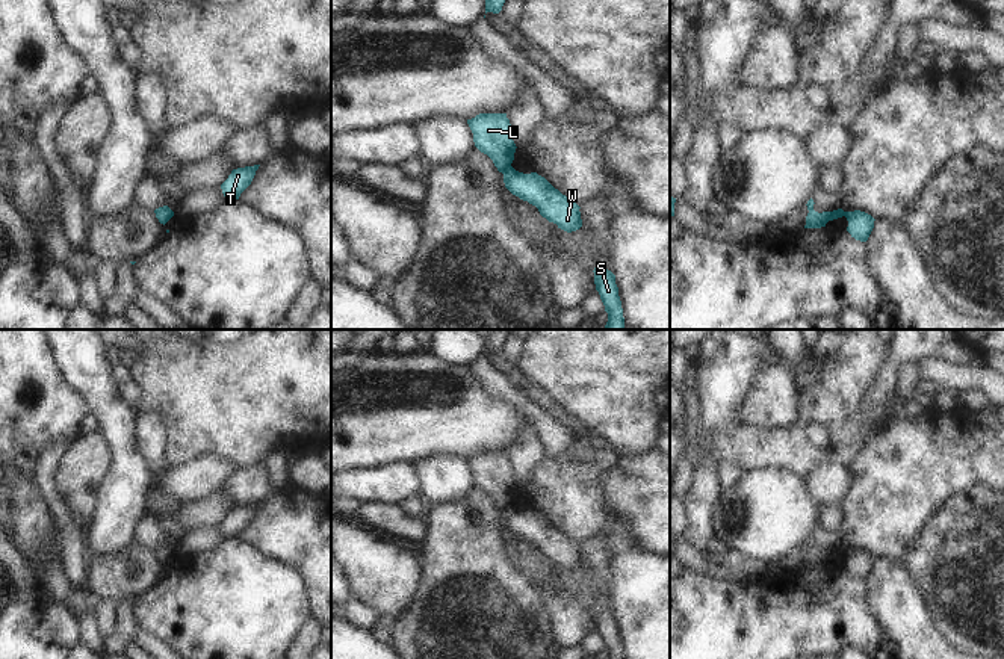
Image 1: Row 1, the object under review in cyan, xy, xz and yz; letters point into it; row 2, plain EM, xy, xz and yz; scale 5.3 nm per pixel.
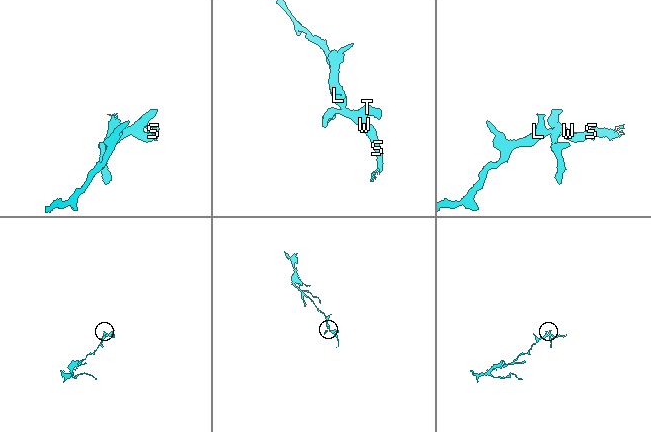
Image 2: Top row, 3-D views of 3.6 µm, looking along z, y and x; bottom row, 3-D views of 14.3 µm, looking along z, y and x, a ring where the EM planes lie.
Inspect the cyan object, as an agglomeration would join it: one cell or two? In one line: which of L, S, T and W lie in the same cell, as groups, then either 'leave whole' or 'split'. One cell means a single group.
groups L / S T W; split

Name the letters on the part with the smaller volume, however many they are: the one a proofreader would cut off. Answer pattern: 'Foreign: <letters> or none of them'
Foreign: S, T, W

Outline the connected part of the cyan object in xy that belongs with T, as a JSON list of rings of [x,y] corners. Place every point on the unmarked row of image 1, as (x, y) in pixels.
[[[260,503],[233,508],[221,523],[225,538],[239,538],[240,532],[251,523]]]

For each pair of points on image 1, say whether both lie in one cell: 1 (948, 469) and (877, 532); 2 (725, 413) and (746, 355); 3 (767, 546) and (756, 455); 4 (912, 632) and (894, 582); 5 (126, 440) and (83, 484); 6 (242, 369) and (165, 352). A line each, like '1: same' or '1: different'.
1: same
2: same
3: different
4: same
5: different
6: same

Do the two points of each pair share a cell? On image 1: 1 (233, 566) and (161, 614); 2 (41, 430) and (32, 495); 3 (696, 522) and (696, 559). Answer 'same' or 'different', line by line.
1: same
2: different
3: different

